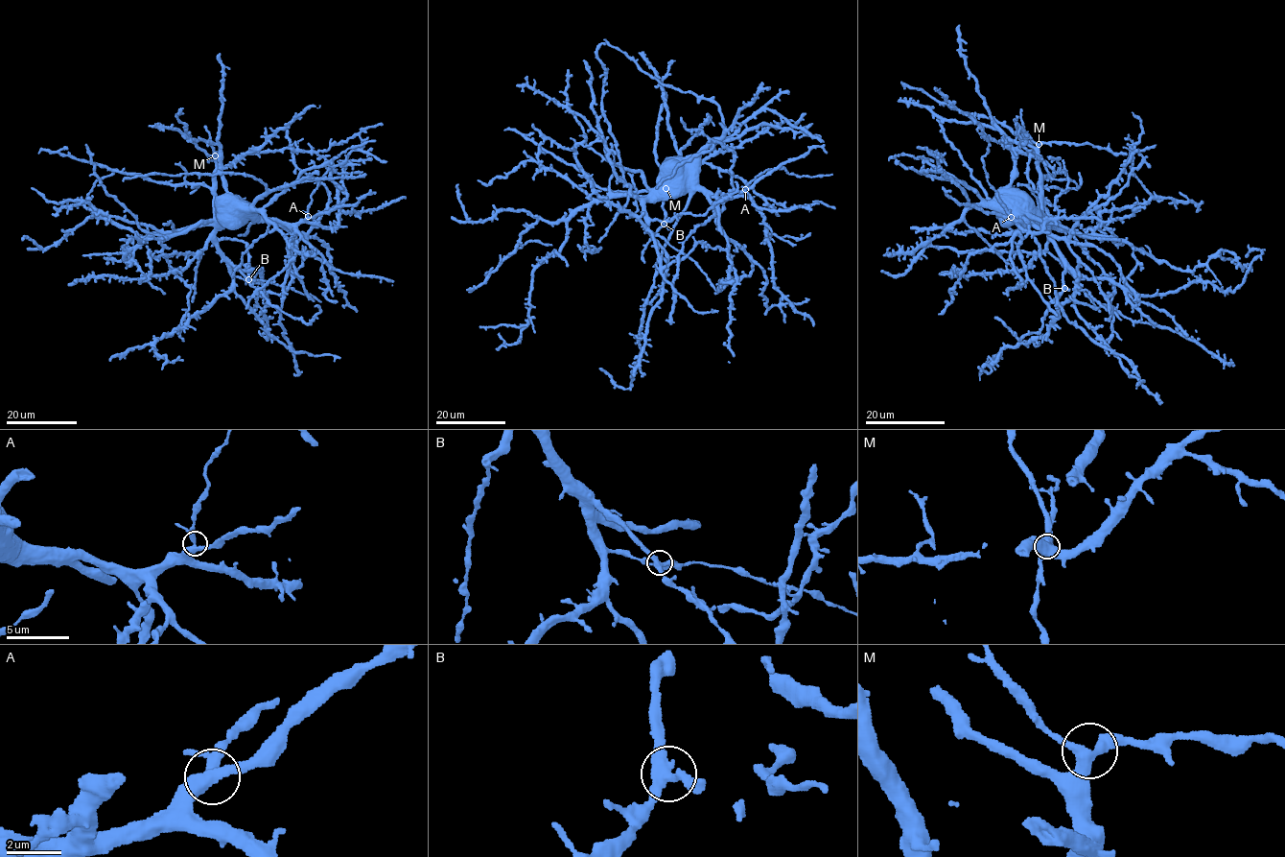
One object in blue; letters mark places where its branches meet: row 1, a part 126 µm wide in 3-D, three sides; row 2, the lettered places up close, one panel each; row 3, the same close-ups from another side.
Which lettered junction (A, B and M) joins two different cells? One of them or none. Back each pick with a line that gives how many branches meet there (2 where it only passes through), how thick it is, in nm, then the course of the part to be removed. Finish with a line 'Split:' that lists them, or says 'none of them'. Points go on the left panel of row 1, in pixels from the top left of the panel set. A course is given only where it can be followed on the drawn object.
Split: none of them

